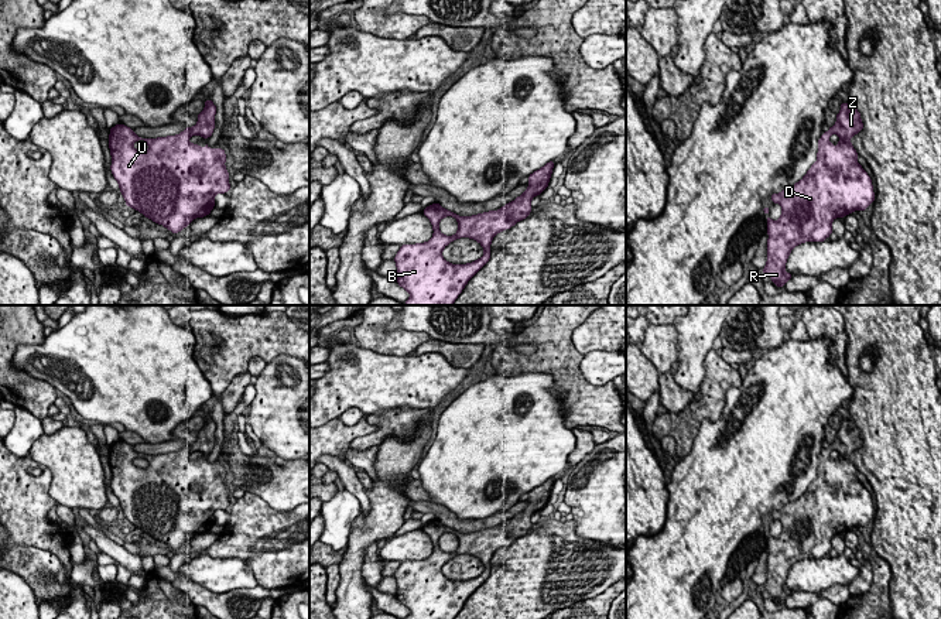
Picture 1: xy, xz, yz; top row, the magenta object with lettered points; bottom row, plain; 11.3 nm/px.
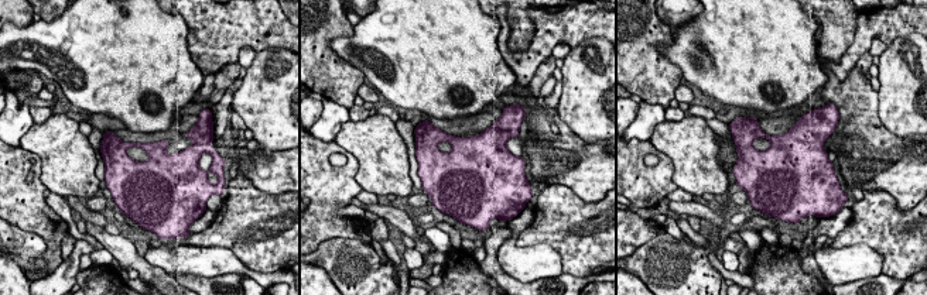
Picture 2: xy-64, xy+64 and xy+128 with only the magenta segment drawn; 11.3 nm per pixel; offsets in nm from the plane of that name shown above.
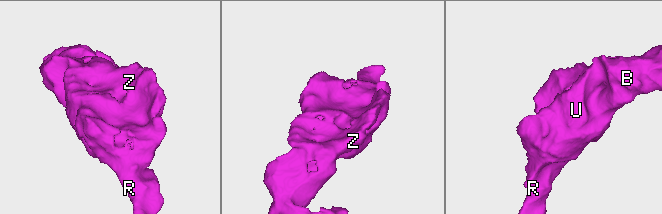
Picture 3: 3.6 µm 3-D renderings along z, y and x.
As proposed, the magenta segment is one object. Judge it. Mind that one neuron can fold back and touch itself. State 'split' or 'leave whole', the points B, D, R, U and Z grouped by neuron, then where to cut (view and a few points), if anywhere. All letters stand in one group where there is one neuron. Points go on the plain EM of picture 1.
leave whole; B D R U Z; no cut

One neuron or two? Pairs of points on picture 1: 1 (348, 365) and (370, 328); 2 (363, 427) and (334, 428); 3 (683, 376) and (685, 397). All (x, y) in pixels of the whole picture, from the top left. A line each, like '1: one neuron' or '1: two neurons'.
1: two neurons
2: one neuron
3: two neurons

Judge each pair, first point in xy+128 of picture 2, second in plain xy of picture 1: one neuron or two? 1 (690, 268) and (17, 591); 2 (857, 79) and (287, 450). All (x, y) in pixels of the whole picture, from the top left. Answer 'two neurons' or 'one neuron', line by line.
1: two neurons
2: two neurons

